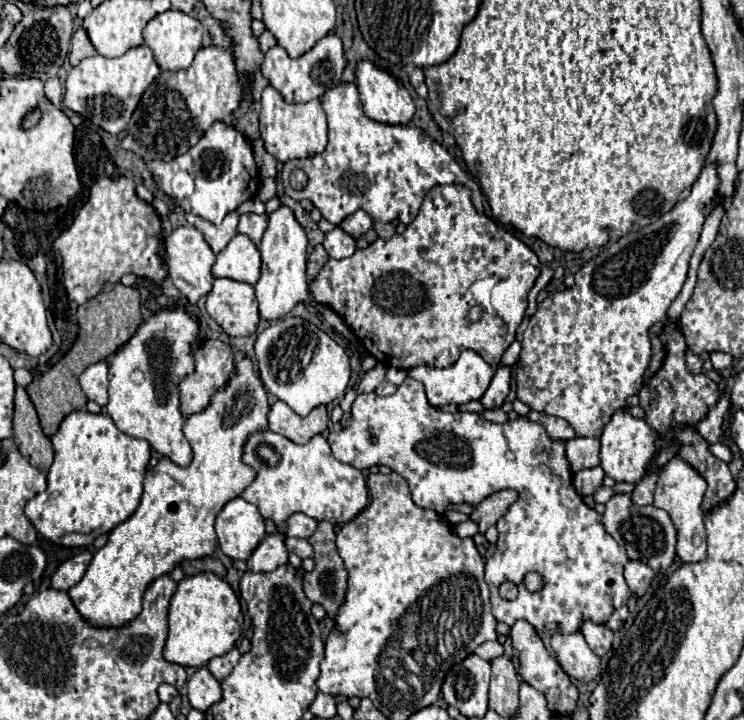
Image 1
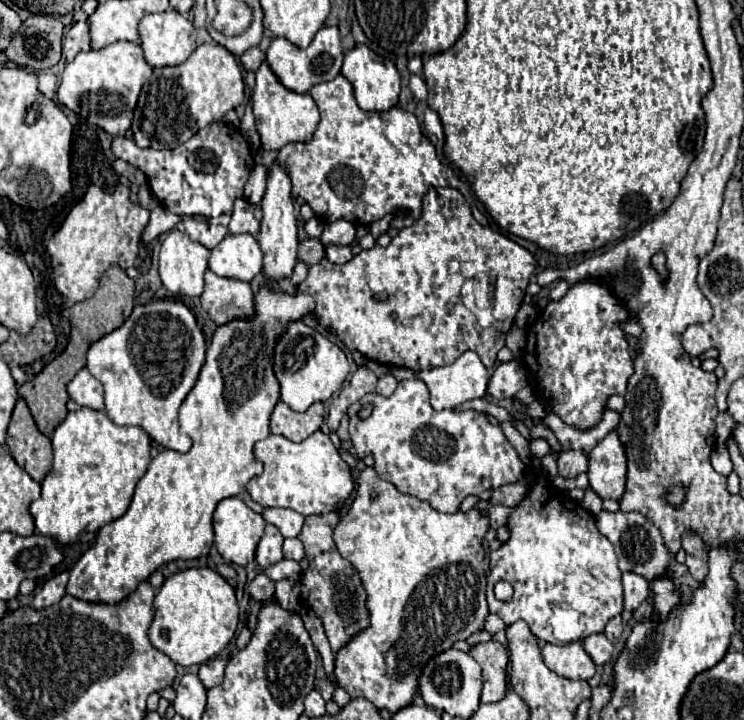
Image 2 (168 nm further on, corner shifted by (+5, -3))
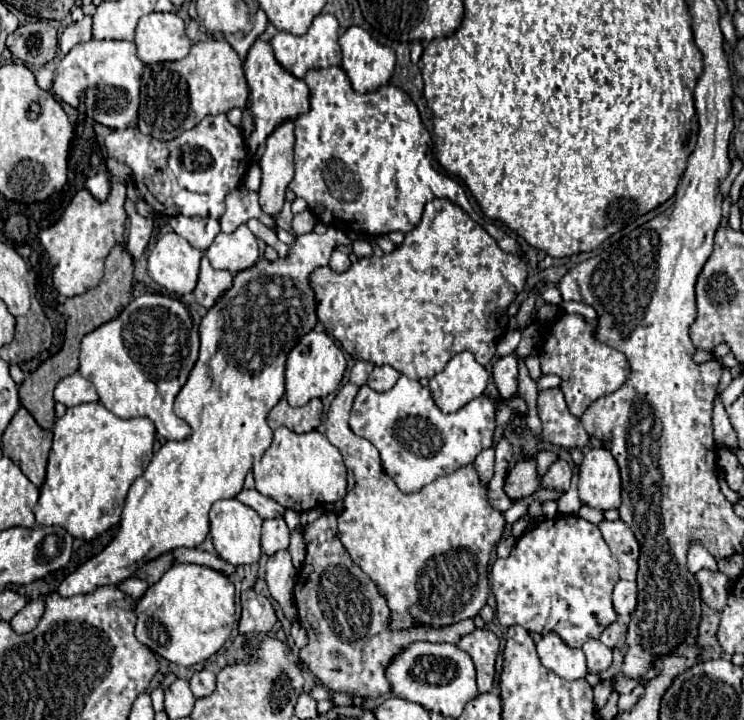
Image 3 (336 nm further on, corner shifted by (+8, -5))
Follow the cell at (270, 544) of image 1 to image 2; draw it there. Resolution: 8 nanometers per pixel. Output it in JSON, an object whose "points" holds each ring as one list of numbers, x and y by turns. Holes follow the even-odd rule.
{"points":[[266,525,266,531,258,543,258,549,256,549,256,561,262,569,282,561,282,533,274,527,274,525]]}

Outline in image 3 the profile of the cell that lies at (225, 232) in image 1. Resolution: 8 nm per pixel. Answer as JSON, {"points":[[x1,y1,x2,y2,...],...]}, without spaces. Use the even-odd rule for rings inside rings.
{"points":[[177,215,177,217,169,219,169,225,173,227,173,231,177,235,187,239,189,245,193,245,195,249,201,249,201,251,205,251,213,243,215,235,221,231,217,221,203,219,203,217]]}

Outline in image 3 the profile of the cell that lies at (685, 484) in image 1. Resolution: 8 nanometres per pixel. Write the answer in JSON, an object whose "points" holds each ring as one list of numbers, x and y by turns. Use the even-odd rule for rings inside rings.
{"points":[[701,569,695,573,695,579,699,583,703,601,713,609,723,611,723,607,727,603,727,577,719,571]]}

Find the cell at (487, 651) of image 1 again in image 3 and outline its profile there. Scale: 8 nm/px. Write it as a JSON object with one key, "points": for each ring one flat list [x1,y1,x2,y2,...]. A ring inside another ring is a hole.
{"points":[[323,513,317,521,303,527,307,557,299,571,293,595,299,611,299,623,309,633,309,643,301,649,299,657,331,691,371,699,391,691,385,671,395,655,399,655,405,647,415,641,457,645,463,635,469,635,475,629,475,623,473,619,467,619,447,629,389,631,385,627,389,619,387,603,379,597,379,593,375,593,373,581,351,561,349,553,343,551,341,555,341,541,335,529,335,513]]}

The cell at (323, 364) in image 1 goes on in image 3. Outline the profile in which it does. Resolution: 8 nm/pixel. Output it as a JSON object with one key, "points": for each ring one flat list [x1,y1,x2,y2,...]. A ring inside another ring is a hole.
{"points":[[309,331,307,335,303,335,297,345,291,349,289,357,287,357,287,367,285,367,285,399,289,401,291,407,303,407,305,403,309,403,311,399,319,397,325,399,329,393,337,391,343,375,347,369,347,361,343,351,337,347,337,343,325,333,317,333,317,331]]}

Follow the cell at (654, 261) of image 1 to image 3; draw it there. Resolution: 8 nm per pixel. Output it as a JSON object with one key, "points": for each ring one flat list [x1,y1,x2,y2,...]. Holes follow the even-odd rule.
{"points":[[561,313,559,319,555,319,555,323,543,335,543,343,539,345,539,359,543,373,561,377,559,389,563,391,567,407,575,417,581,417,585,409,597,399,619,389,631,371,627,357,617,349,601,343,595,337,595,327,579,313]]}

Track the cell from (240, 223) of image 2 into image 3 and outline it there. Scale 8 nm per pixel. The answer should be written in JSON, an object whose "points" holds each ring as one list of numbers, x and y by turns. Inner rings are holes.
{"points":[[245,187,233,189,227,195,227,211,221,217,221,231,223,233,233,233,239,225,247,223,251,217,257,217,259,221,273,225,273,221,259,209,259,201,257,201,257,193,247,191]]}

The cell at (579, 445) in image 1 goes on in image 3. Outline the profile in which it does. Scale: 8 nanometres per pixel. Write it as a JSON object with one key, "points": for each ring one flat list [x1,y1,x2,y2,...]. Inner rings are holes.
{"points":[[557,459,557,461,549,467,547,475,543,477,541,487,557,489,557,491,567,491,567,489,569,489,569,483,571,483,571,475,573,475,573,473,571,473,569,463,563,461,563,459]]}

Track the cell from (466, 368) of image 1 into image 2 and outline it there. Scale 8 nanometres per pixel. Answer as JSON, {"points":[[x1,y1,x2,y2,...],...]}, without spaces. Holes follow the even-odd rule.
{"points":[[474,351,462,353,452,365,420,371,418,377,428,385,434,409,454,409,464,401,484,397,488,387,488,371]]}

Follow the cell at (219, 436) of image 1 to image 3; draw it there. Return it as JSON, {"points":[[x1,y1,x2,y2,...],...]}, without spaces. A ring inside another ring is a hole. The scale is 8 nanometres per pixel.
{"points":[[327,227,325,233,305,233,297,237,287,259,277,259,275,263,263,259,251,269,235,275,233,287,223,293,223,297,219,297,215,307,207,311,199,325,201,351,187,383,175,397,175,415,191,425,191,437,185,441,167,441,153,455,143,475,139,475,129,487,115,537,103,551,93,555,77,571,63,579,57,589,61,597,93,593,103,585,119,585,135,575,135,571,145,563,161,557,163,553,175,551,179,547,199,547,205,541,205,537,209,535,211,505,219,499,237,497,243,489,243,479,251,469,255,453,261,453,265,449,263,437,267,437,267,445,271,445,273,431,267,425,267,415,285,395,283,371,287,353,293,349,295,341,299,341,301,335,309,333,317,323,309,273,321,265,327,265,333,249,347,243,347,235,333,227]]}

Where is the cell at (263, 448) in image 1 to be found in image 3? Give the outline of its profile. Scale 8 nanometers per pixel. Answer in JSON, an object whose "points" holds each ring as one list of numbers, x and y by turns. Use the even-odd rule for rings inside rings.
{"points":[[279,427,275,431,271,447,263,453,259,461,253,463,253,477,255,477,255,489,261,495,297,513,305,513,325,503,335,503,343,499,347,493,345,491,347,469,343,465,343,457,339,449,331,445,329,439,319,431,297,435,287,427]]}

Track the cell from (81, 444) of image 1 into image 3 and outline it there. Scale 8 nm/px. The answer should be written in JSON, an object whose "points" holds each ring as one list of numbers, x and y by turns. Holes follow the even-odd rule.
{"points":[[101,403,69,407,53,427,47,479,33,507,39,527,59,525,69,535,95,539,119,523,127,489,153,457,155,425,145,417,119,419]]}

